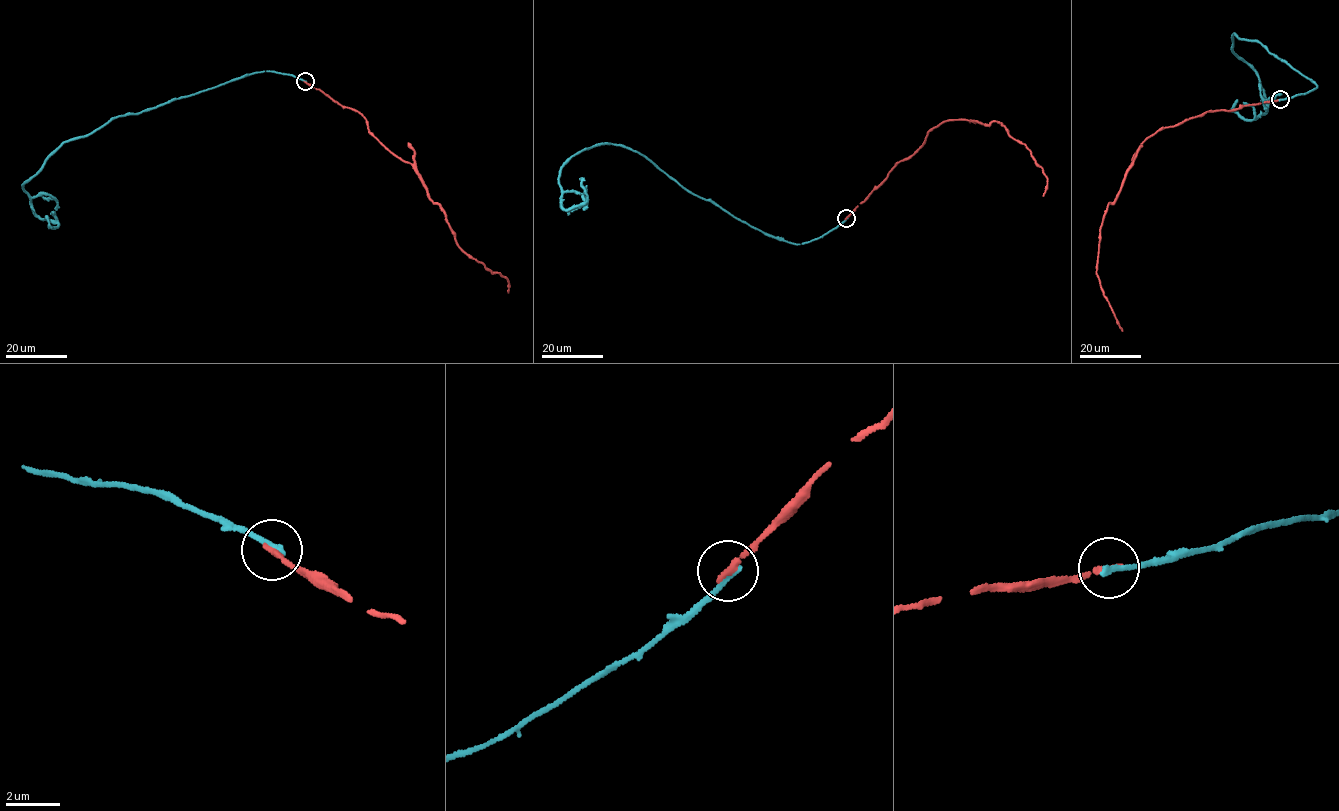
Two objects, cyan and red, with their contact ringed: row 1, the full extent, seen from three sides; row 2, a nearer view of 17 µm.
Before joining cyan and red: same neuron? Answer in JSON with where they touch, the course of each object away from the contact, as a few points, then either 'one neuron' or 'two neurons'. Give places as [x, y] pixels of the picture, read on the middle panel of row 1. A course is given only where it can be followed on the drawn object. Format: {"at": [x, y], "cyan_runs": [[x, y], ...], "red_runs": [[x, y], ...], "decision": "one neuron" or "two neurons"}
{"at": [846, 218], "cyan_runs": [[846, 218], [802, 244], [780, 240], [612, 144], [578, 152], [561, 169], [565, 209], [587, 200], [579, 178]], "red_runs": [[846, 218], [923, 144], [927, 133], [960, 119], [985, 126], [997, 121], [1025, 144], [1047, 180], [1043, 196]], "decision": "two neurons"}

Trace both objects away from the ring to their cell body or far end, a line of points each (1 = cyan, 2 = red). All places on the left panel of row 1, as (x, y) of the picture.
1: (304, 81), (259, 71), (115, 117), (64, 141), (22, 185), (33, 213), (58, 224), (55, 228), (45, 216)
2: (304, 81), (362, 114), (368, 131), (412, 165), (442, 210), (456, 244), (506, 278), (508, 293)

